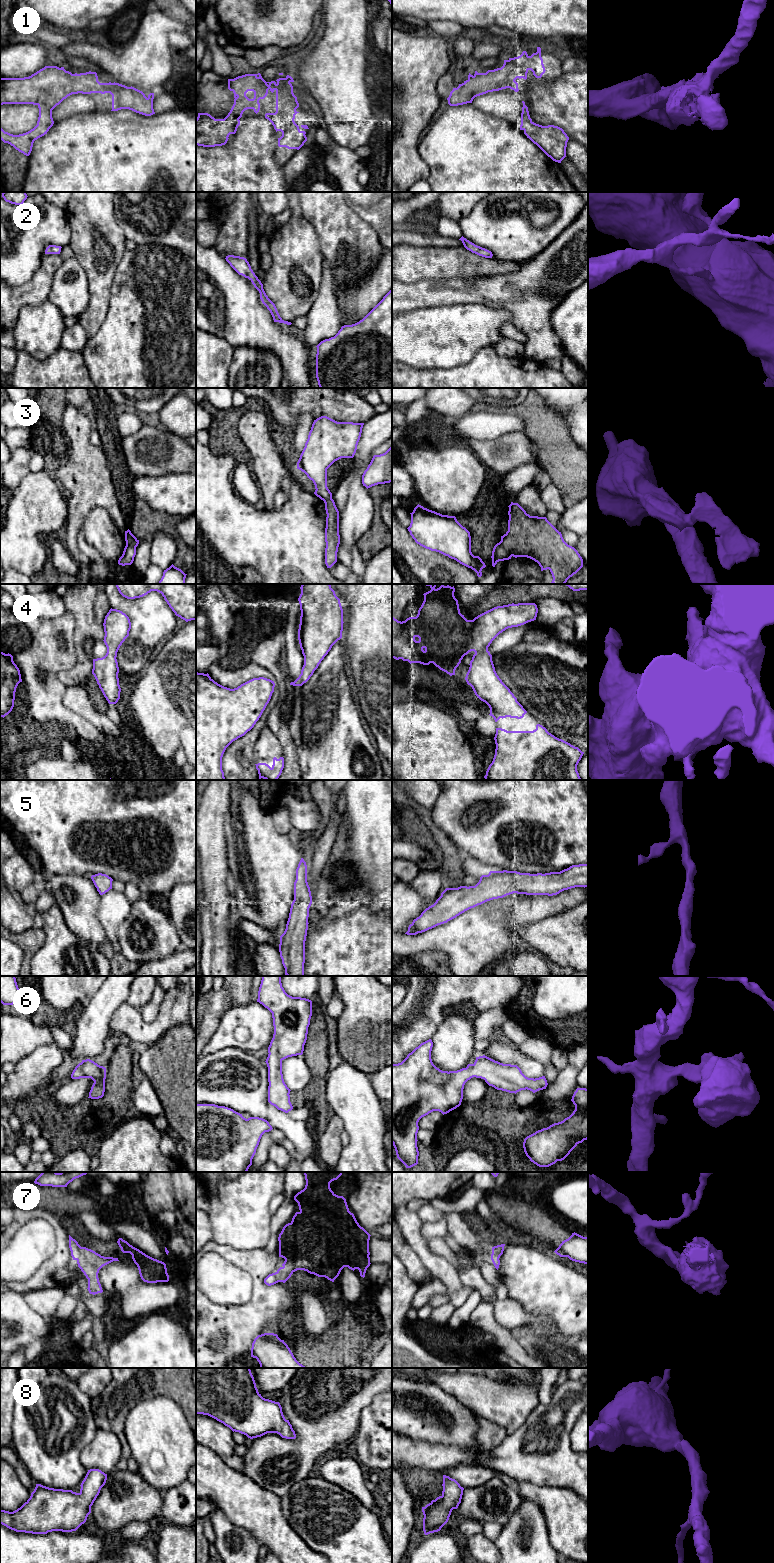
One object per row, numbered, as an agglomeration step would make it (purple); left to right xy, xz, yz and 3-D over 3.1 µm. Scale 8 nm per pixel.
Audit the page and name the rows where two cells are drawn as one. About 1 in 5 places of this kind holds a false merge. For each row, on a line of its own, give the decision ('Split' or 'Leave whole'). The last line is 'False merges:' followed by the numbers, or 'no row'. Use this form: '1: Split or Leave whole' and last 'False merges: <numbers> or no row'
1: Leave whole
2: Leave whole
3: Split
4: Leave whole
5: Leave whole
6: Leave whole
7: Leave whole
8: Leave whole
False merges: 3

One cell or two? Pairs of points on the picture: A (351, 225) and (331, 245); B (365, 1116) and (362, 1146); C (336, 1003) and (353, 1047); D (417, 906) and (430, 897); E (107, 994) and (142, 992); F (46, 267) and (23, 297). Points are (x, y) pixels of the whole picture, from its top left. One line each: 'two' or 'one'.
A: one
B: one
C: two
D: two
E: two
F: one

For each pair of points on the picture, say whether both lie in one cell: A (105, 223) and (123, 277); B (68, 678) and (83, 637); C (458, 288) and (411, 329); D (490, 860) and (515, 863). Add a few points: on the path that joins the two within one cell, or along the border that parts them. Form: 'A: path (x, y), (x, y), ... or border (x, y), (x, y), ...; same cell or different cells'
A: border (126, 249), (115, 271), (111, 286); different cells
B: path (78, 668), (82, 664), (82, 647); same cell
C: border (460, 303), (417, 308), (414, 310); different cells
D: path (496, 860), (509, 861); same cell

